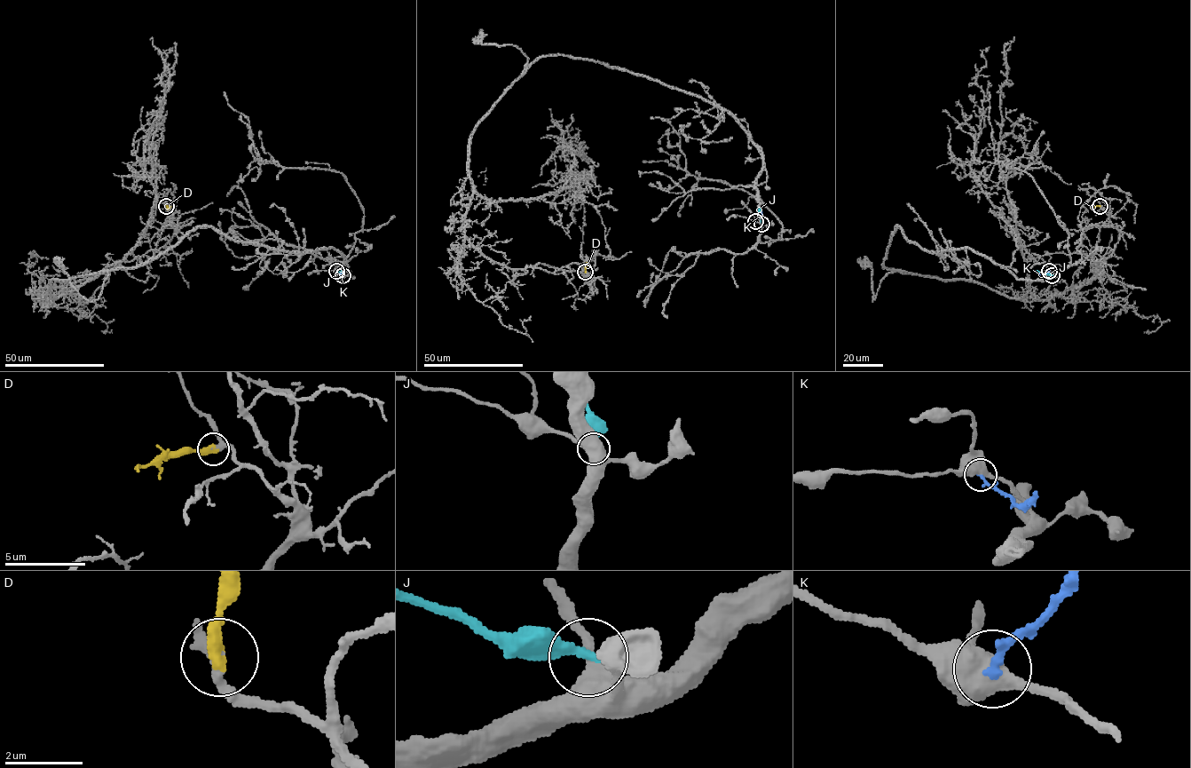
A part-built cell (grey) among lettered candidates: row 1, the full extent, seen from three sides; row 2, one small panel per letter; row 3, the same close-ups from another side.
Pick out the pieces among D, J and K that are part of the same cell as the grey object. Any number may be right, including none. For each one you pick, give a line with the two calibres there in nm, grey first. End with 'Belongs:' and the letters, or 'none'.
D: 240 nm thick on the grey side, 400 nm on the other
Belongs: D

